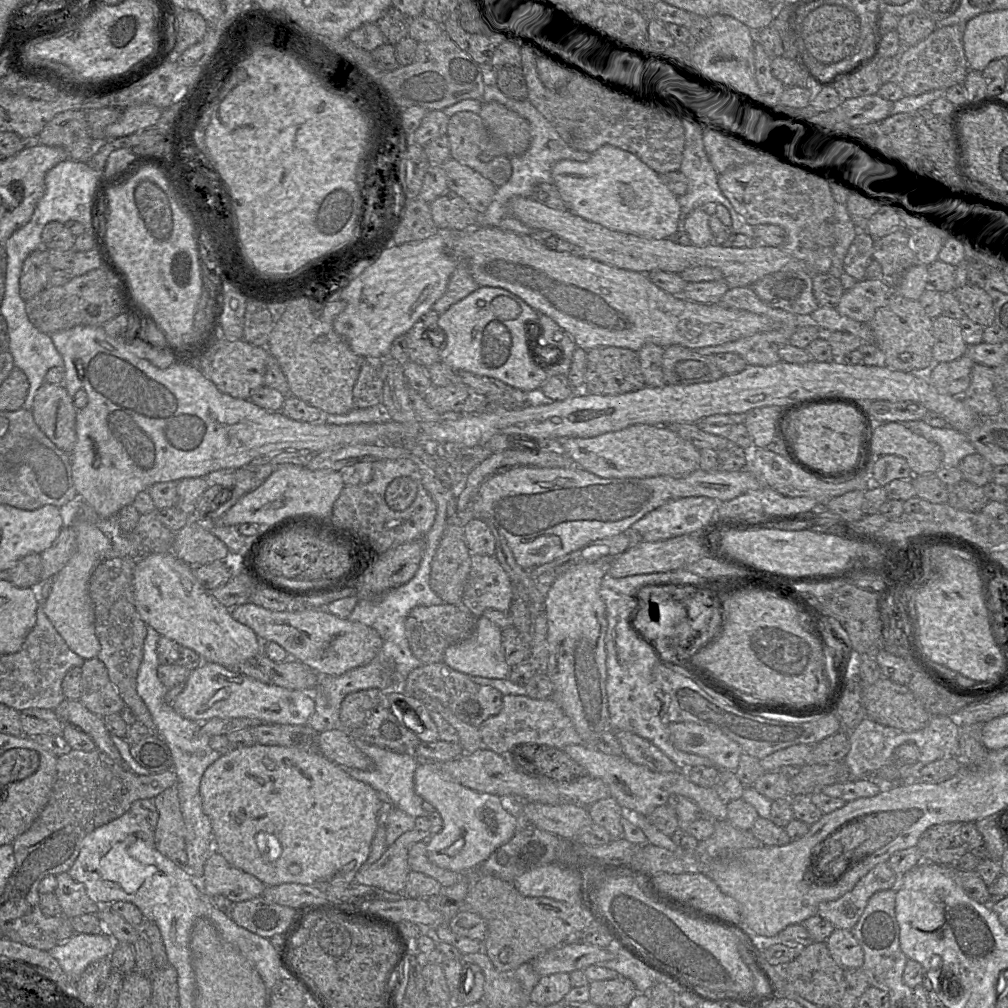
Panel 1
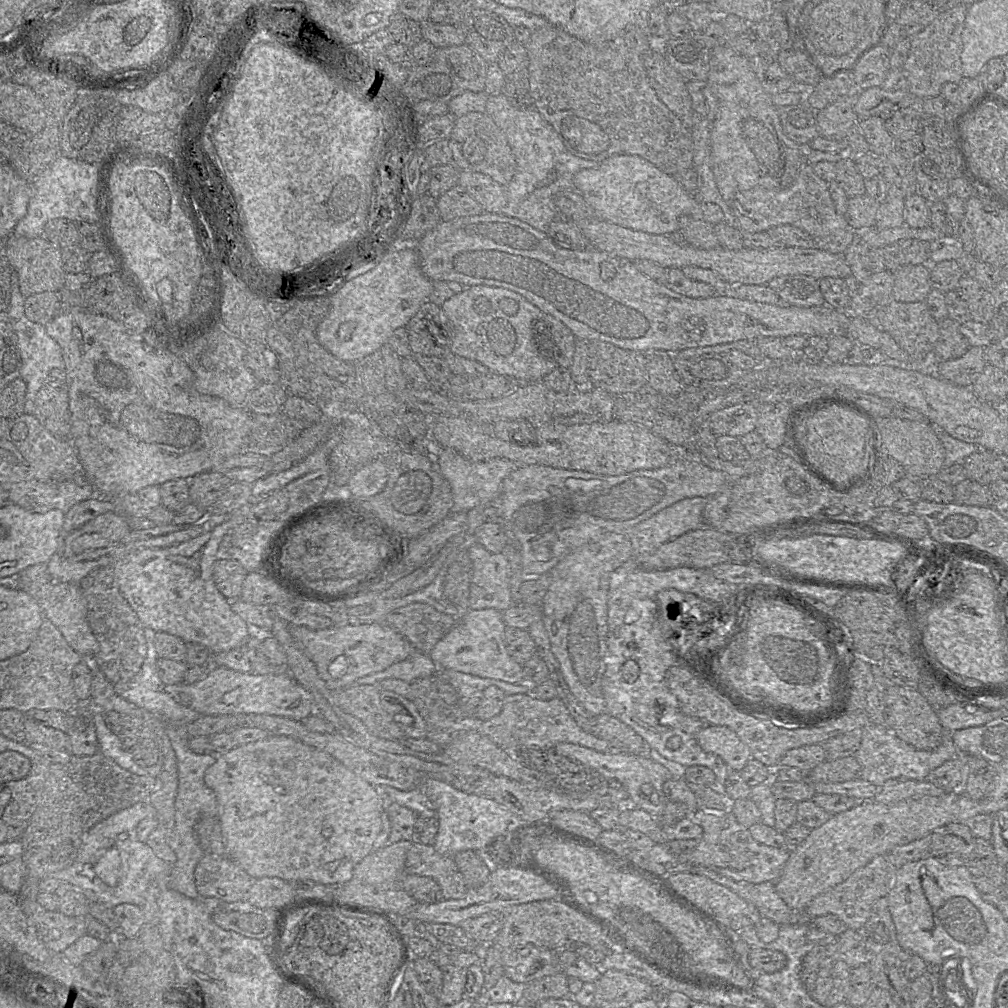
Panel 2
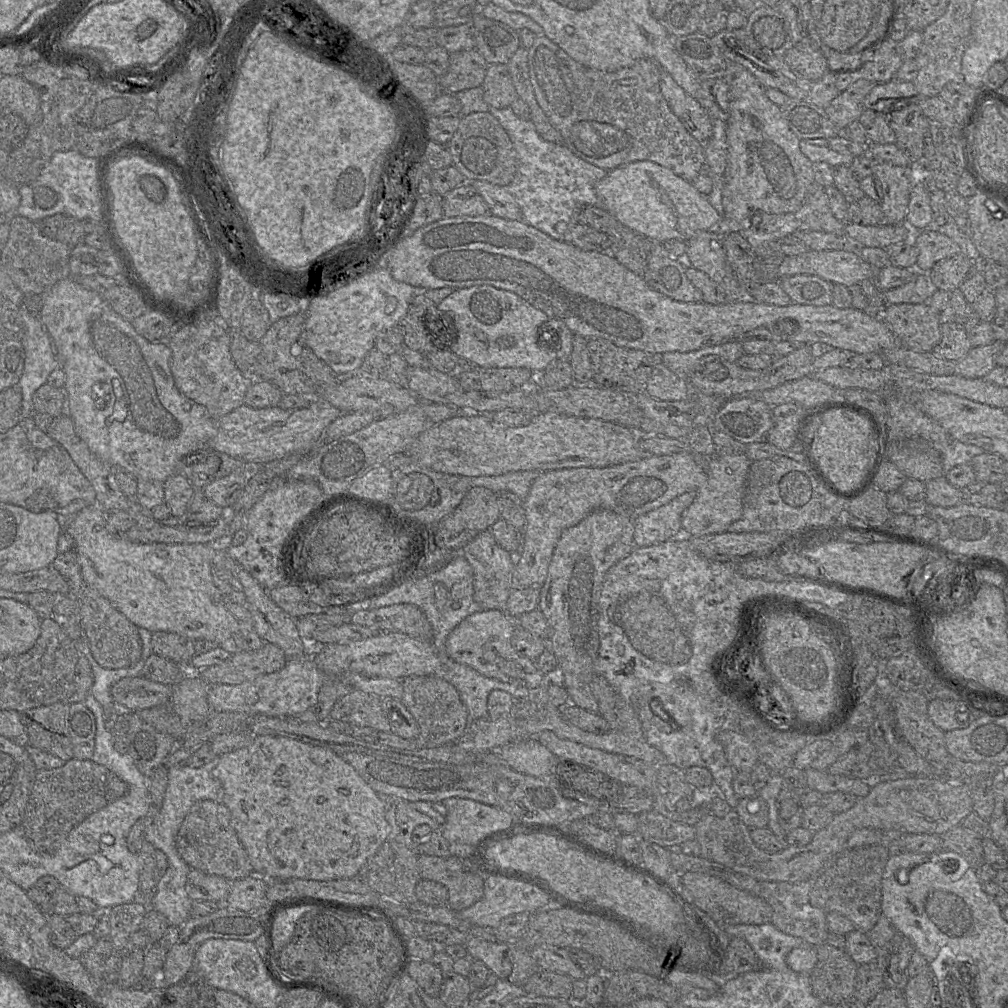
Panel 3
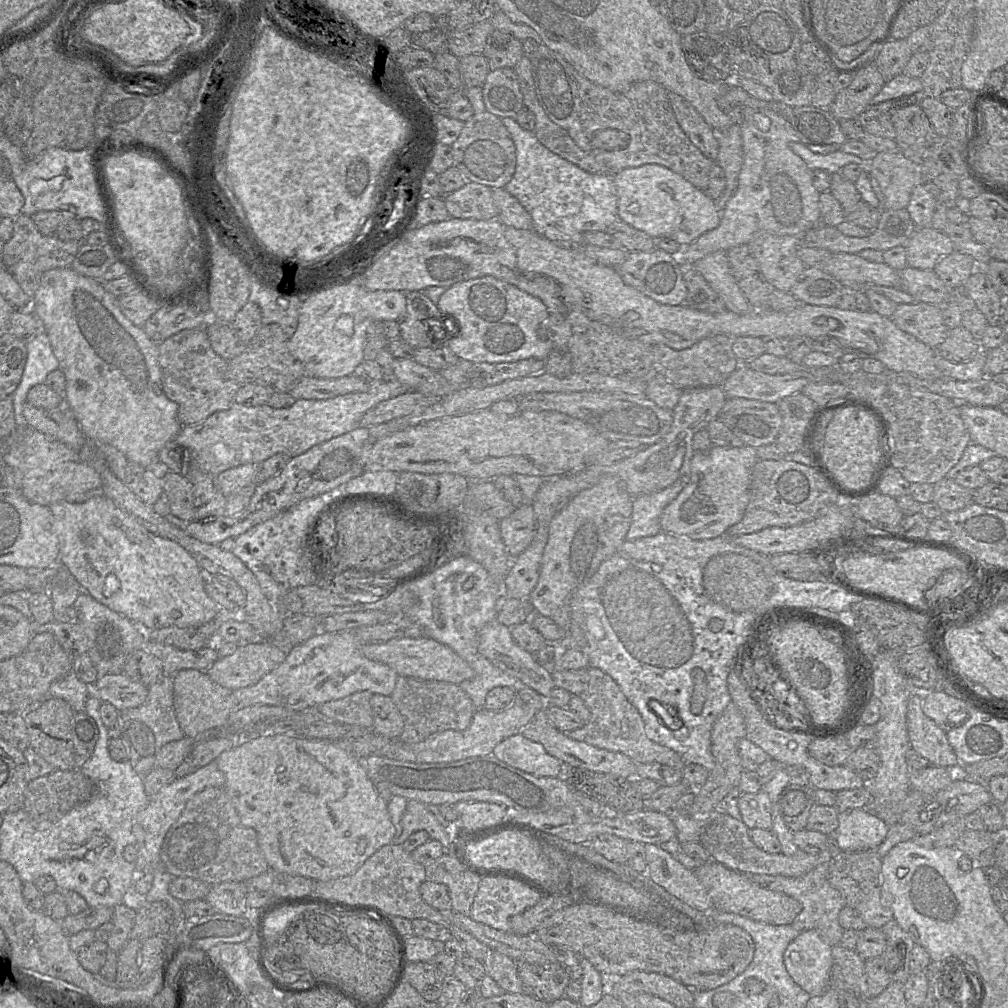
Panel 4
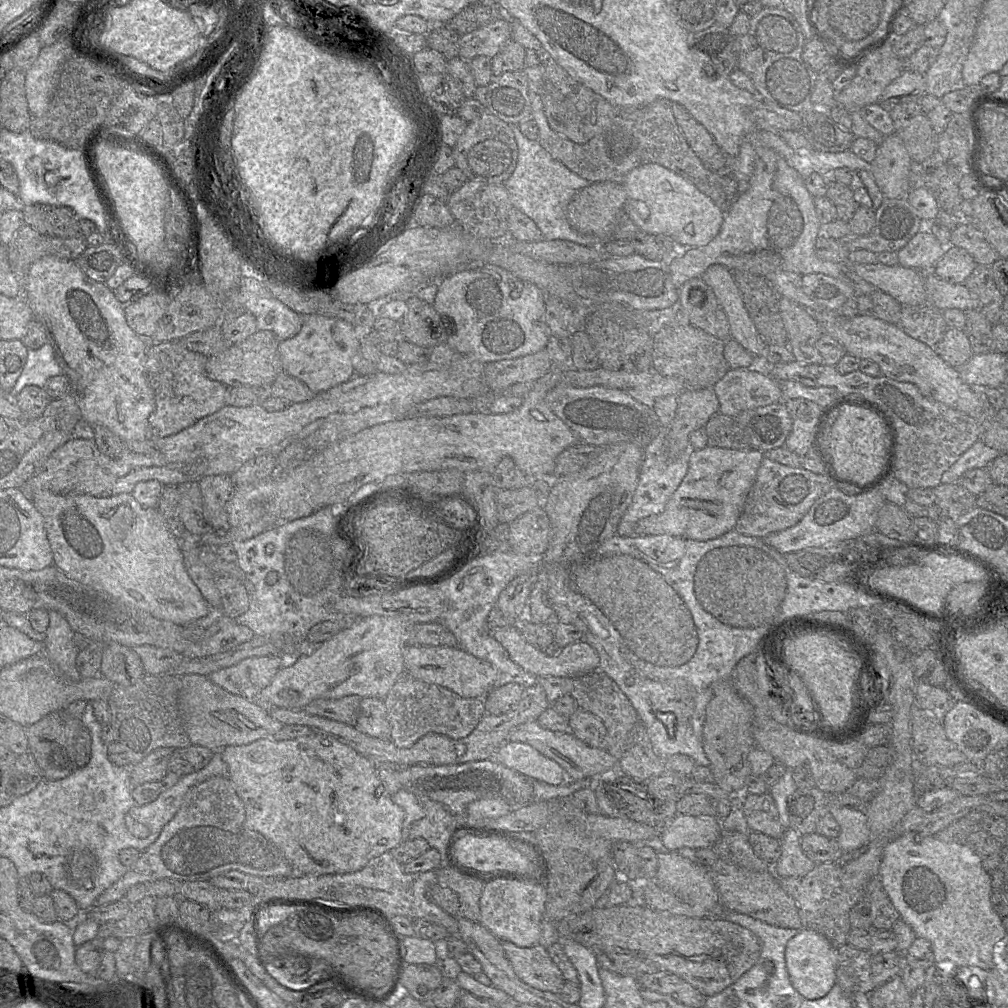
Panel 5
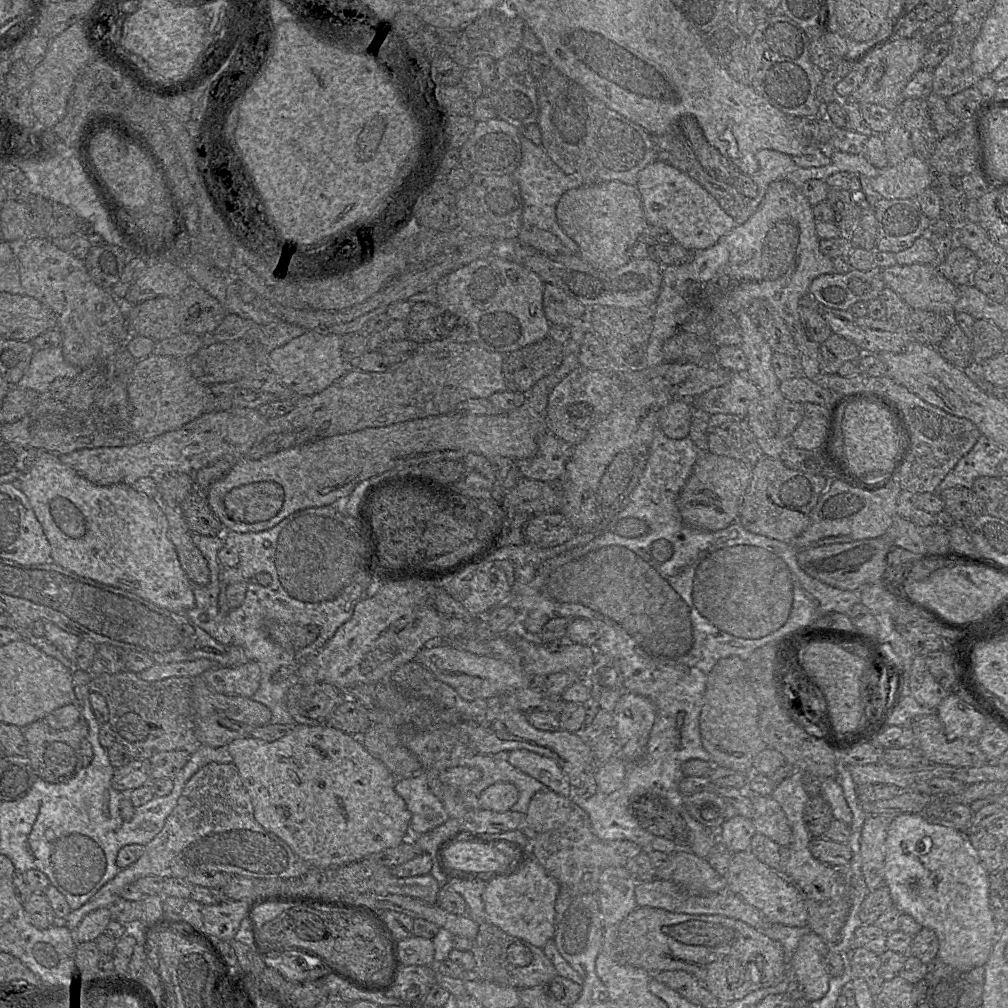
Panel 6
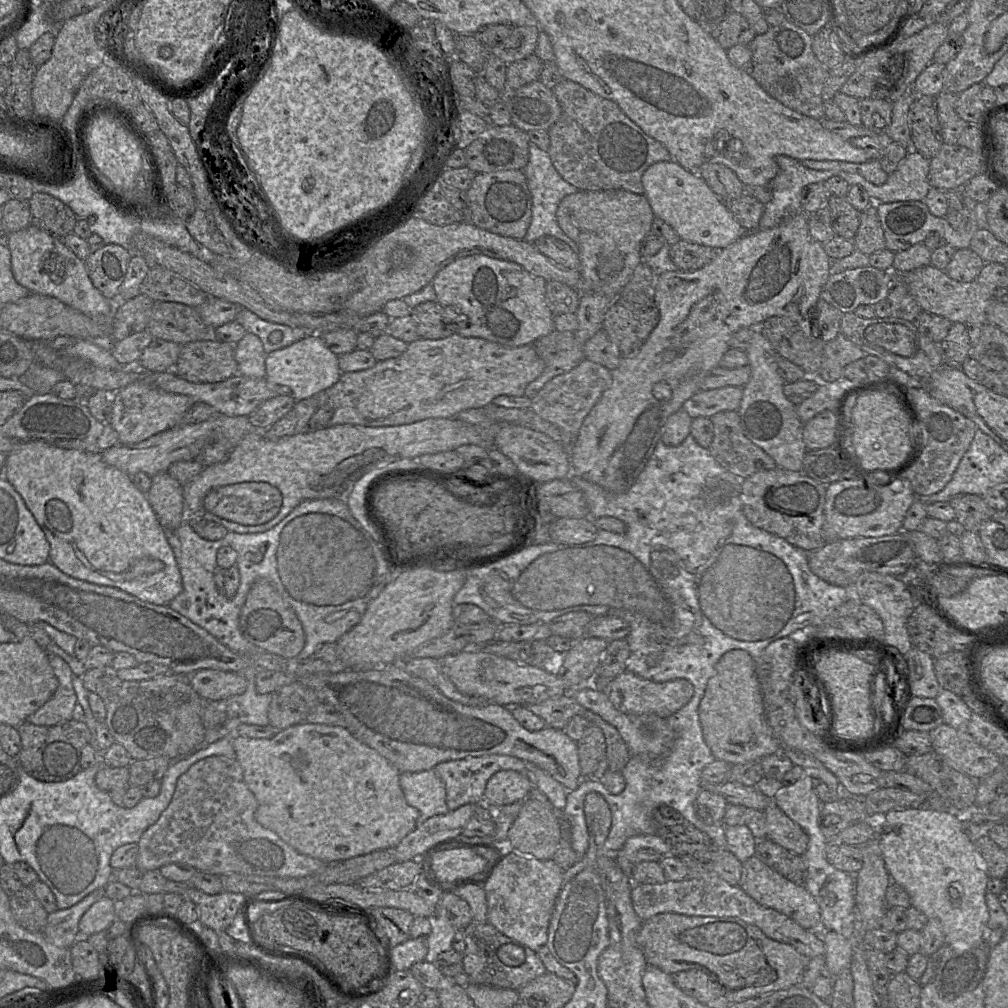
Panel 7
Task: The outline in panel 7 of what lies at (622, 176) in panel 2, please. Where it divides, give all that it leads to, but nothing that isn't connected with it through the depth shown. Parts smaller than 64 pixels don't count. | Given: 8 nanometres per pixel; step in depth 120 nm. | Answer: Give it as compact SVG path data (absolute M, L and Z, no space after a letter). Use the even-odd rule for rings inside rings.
M674 160L660 161L644 171L641 181L654 216L669 224L682 240L720 251L746 233L697 171L689 171Z

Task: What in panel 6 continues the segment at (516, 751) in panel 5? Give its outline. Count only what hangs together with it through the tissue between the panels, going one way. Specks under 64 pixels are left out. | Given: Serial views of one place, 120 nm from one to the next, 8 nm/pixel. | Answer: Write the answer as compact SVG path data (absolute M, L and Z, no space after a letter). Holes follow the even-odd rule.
M526 749L512 750L506 754L506 758L511 765L538 780L549 790L564 797L572 797L574 788L555 760Z

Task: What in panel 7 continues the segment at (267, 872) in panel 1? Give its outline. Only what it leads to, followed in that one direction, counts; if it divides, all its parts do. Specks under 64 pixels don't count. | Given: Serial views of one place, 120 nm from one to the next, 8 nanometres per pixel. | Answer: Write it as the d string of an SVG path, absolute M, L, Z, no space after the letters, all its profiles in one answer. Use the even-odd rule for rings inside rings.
M303 722L280 730L272 738L249 738L232 736L236 759L242 767L244 781L254 794L258 808L254 817L263 827L275 832L282 840L298 852L324 863L336 863L378 850L393 848L417 826L419 811L408 804L401 789L399 770L376 750L356 739L345 727Z

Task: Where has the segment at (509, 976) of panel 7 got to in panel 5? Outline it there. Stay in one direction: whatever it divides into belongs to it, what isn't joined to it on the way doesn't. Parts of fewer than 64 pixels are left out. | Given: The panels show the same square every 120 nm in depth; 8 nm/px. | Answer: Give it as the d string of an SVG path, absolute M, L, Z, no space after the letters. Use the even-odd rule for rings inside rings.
M501 941L506 958L515 974L533 988L559 994L565 979L558 966L547 952L547 948L537 944L519 947L509 941Z

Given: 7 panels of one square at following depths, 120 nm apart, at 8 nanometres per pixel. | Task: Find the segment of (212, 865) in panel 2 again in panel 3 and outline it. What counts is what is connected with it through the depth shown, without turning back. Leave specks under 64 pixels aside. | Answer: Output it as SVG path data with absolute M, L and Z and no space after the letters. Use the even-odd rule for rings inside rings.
M191 869L187 876L185 890L193 901L211 901L225 904L230 885L231 882L223 877Z

